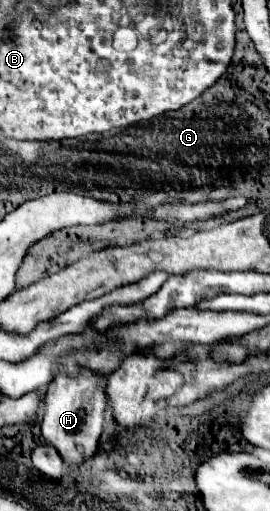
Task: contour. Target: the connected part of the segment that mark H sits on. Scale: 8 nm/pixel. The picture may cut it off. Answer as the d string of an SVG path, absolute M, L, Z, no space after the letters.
M82 373L80 377L58 375L48 385L44 403L46 403L46 413L42 419L42 435L46 443L56 447L62 461L70 467L80 467L82 461L92 459L98 451L98 439L102 433L102 421L106 413L104 379L92 373Z

